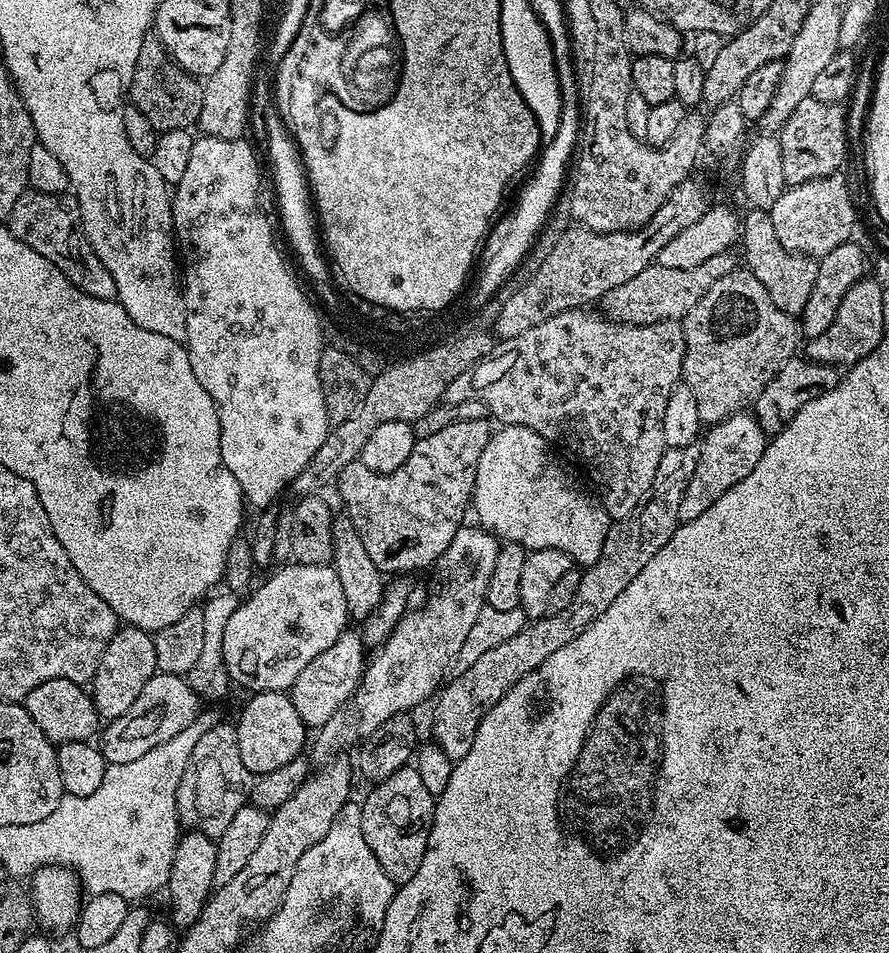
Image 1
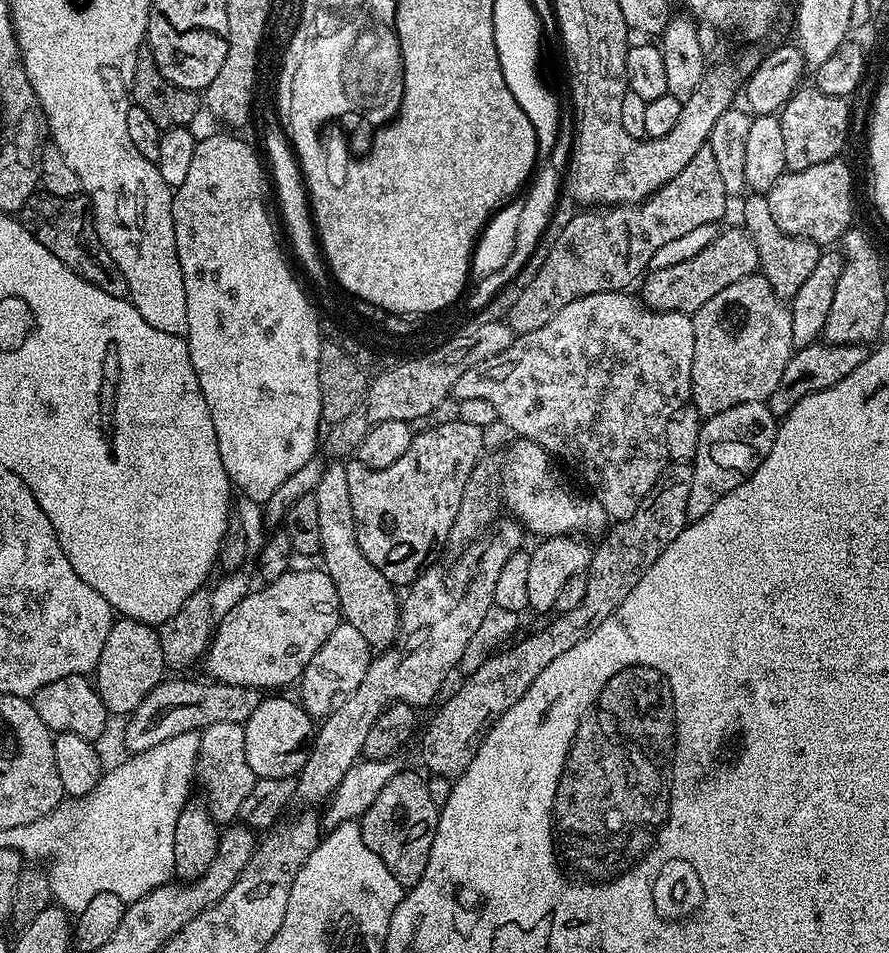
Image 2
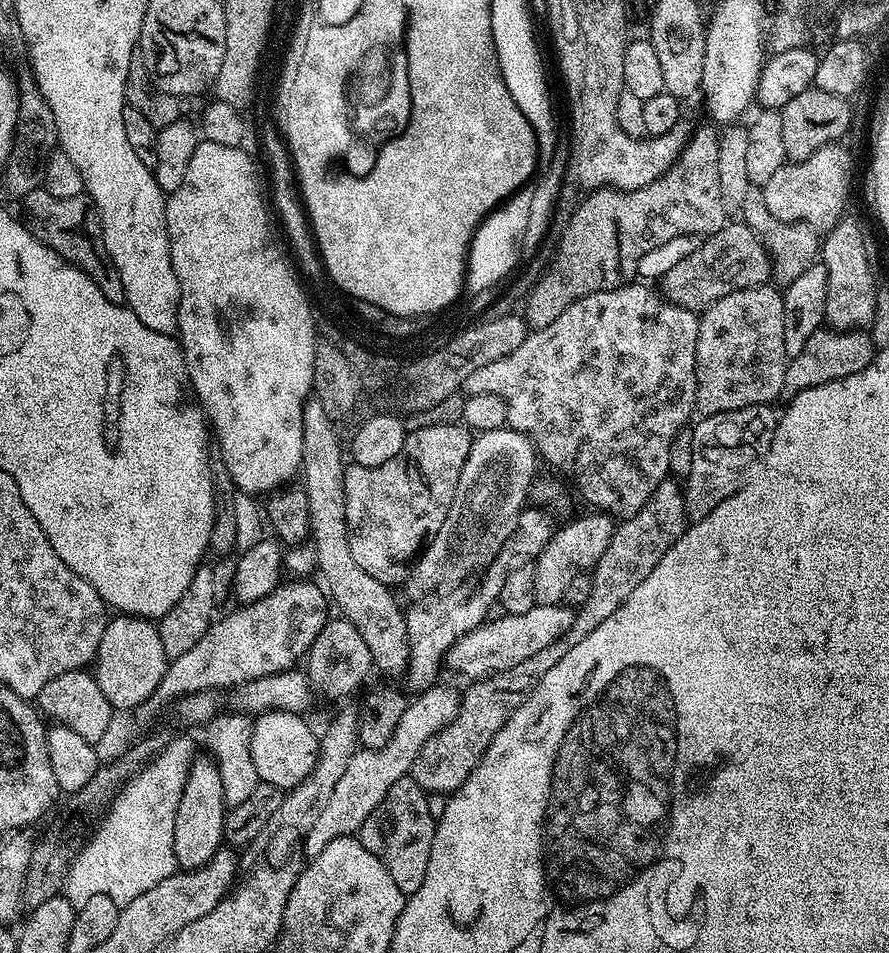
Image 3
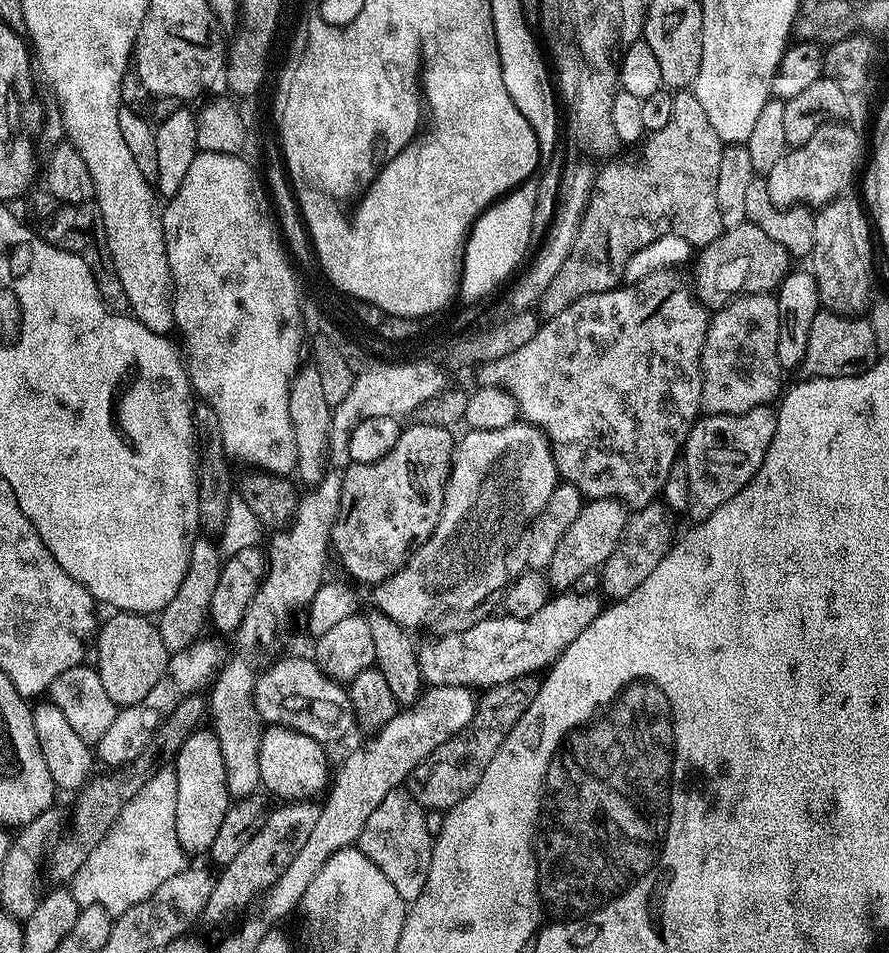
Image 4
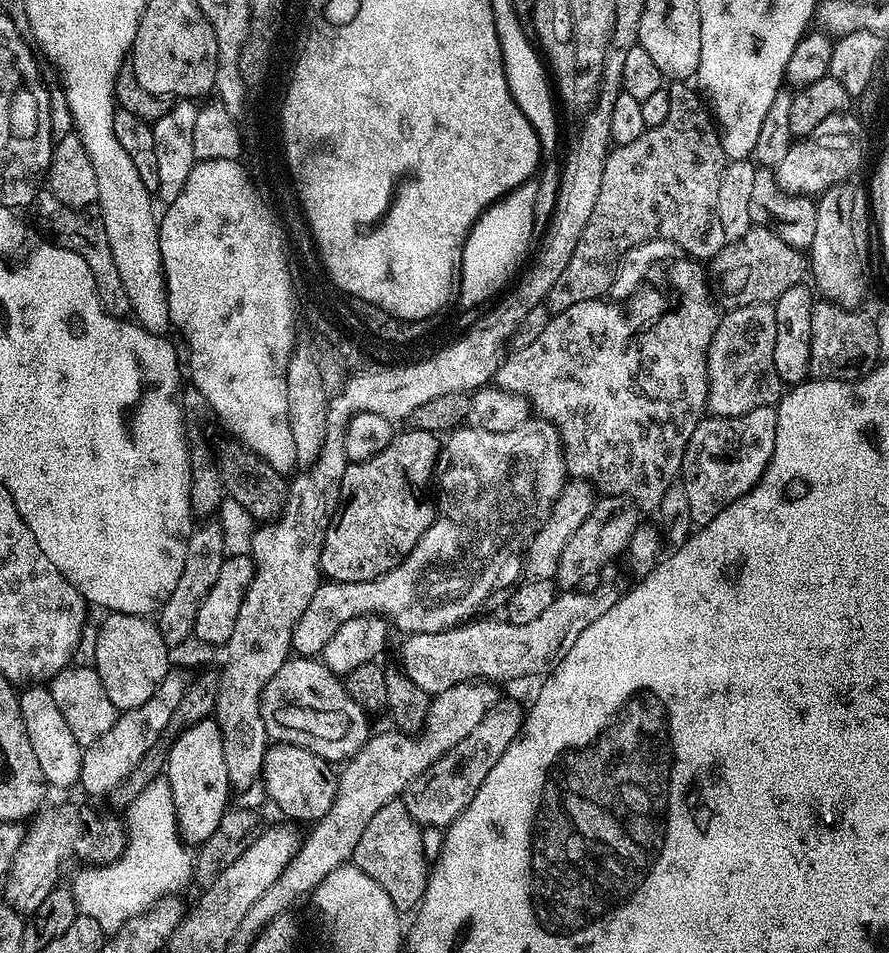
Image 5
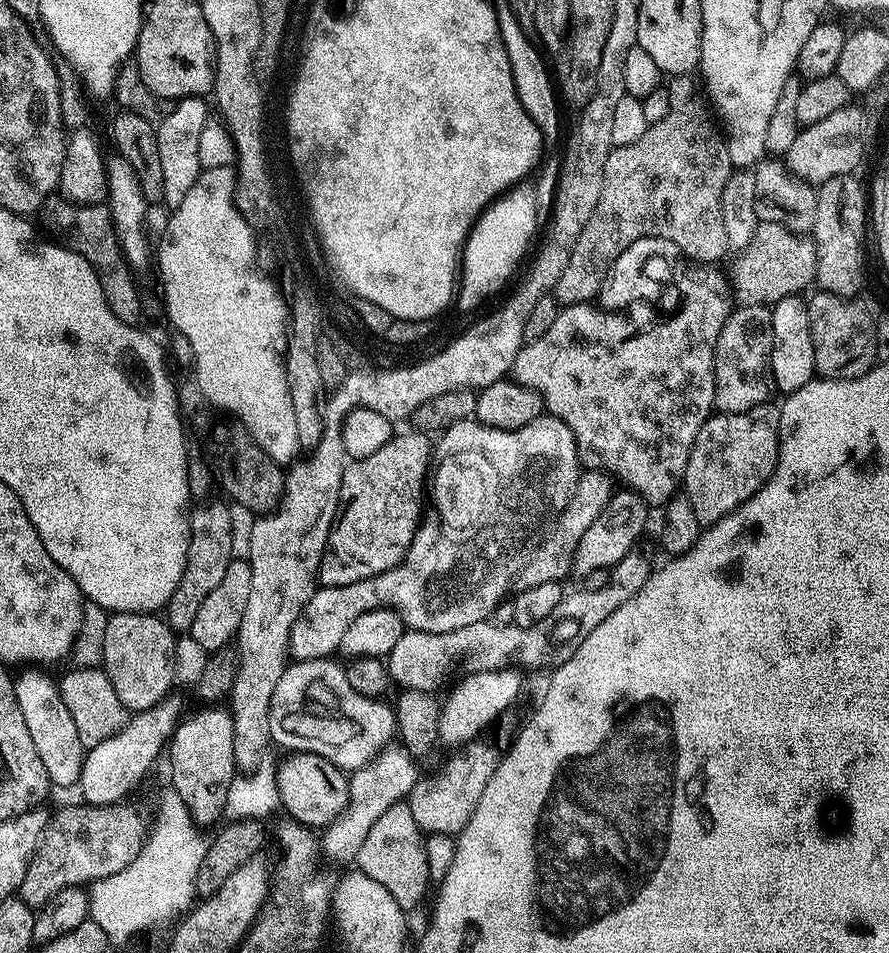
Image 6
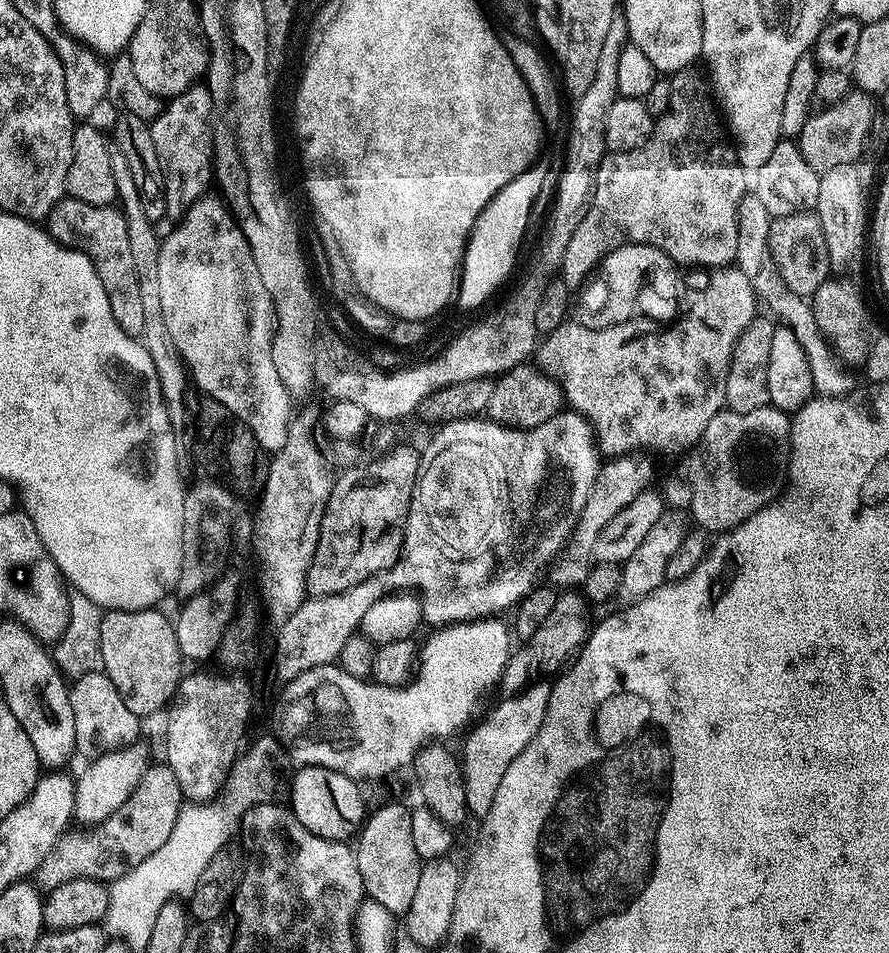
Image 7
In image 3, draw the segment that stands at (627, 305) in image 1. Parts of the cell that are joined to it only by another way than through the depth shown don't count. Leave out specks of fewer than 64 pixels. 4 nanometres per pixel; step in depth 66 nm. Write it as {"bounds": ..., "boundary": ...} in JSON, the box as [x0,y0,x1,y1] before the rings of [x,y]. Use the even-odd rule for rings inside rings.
{"bounds":[658,222,772,314],"boundary":[[[743,222],[725,223],[714,235],[707,237],[695,250],[694,254],[686,254],[678,266],[666,270],[666,274],[658,281],[659,291],[669,304],[677,304],[686,310],[697,314],[709,308],[718,298],[726,298],[728,292],[739,288],[756,288],[759,284],[769,283],[772,276],[772,258],[764,248],[764,242],[755,232],[749,230],[748,225]]]}

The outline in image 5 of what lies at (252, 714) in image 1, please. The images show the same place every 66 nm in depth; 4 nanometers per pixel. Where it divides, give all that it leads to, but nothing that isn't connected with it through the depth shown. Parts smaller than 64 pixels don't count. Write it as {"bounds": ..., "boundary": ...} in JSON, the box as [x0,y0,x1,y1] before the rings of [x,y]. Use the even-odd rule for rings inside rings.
{"bounds":[262,744,338,822],"boundary":[[[276,744],[269,747],[264,756],[264,771],[262,773],[262,788],[268,791],[268,796],[285,812],[285,817],[296,818],[292,816],[305,816],[308,822],[321,820],[328,813],[330,806],[336,797],[336,782],[338,776],[332,768],[316,752],[311,752],[308,748],[303,748],[300,744]]]}

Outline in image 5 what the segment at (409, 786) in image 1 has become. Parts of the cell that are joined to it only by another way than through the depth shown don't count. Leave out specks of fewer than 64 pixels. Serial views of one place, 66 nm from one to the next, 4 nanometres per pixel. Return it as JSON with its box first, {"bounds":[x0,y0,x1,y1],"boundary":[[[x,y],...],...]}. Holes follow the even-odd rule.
{"bounds":[354,798,430,910],"boundary":[[[397,798],[386,802],[374,818],[370,818],[370,826],[358,841],[354,862],[377,880],[394,902],[398,910],[415,909],[426,894],[430,875],[430,859],[423,852],[422,825],[417,822],[403,799]]]}

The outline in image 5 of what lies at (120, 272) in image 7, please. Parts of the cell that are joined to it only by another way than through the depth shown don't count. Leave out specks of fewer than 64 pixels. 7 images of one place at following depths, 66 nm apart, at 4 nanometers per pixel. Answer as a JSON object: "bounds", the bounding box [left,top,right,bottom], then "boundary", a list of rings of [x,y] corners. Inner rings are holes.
{"bounds":[35,190,132,317],"boundary":[[[47,190],[36,193],[35,208],[37,220],[35,223],[38,225],[39,231],[59,248],[65,248],[78,254],[78,258],[82,258],[82,262],[86,262],[86,266],[90,266],[105,312],[109,316],[127,317],[132,311],[130,298],[126,298],[126,286],[122,284],[122,278],[118,276],[118,266],[114,264],[114,254],[106,236],[104,222],[99,215],[88,210],[66,206],[62,202],[58,202],[58,198],[54,198],[54,194]]]}

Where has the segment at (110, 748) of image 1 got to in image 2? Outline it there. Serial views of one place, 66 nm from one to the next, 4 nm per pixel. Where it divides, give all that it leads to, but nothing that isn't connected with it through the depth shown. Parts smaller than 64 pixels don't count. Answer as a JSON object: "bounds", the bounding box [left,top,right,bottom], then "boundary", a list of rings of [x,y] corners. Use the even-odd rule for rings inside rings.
{"bounds":[124,680,262,753],"boundary":[[[161,680],[146,698],[127,717],[128,725],[124,728],[124,744],[129,753],[145,752],[150,746],[158,746],[158,742],[166,742],[166,738],[174,738],[174,734],[200,732],[214,726],[218,722],[234,722],[243,724],[258,707],[262,699],[261,689],[247,688],[237,684],[221,684],[207,682],[199,684],[196,680]]]}

